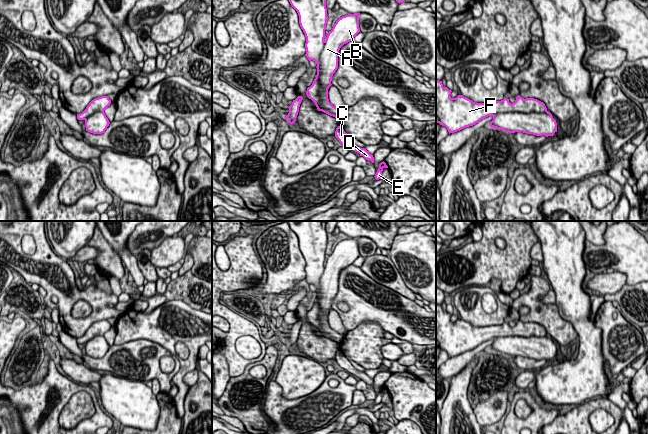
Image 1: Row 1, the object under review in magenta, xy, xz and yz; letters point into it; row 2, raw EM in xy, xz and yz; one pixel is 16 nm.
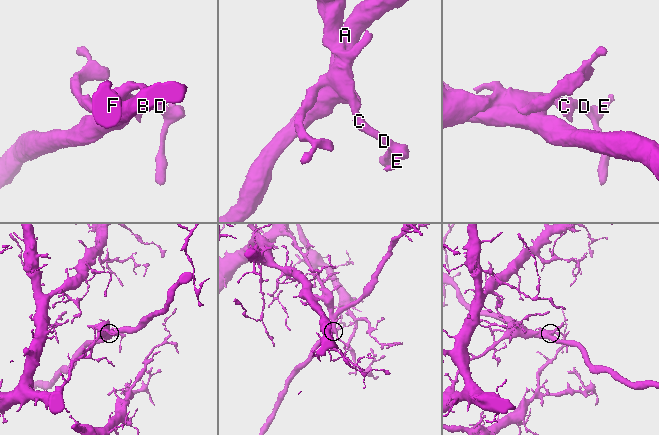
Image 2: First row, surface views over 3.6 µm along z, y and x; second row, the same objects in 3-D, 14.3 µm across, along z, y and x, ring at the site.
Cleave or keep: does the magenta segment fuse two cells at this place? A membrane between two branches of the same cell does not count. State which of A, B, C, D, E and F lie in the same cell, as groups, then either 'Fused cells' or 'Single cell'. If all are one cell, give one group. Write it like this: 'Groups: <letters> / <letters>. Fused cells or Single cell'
Groups: A B / C D E F. Fused cells

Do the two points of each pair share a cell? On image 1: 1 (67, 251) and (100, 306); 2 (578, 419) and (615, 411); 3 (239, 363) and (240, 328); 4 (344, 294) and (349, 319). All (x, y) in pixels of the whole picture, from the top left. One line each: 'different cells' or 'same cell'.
1: different cells
2: same cell
3: same cell
4: same cell

